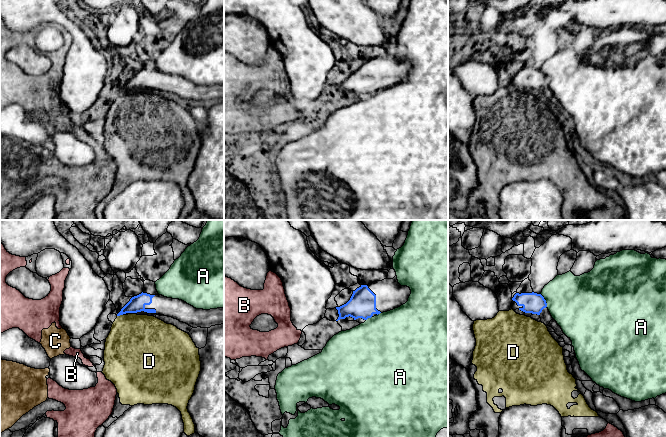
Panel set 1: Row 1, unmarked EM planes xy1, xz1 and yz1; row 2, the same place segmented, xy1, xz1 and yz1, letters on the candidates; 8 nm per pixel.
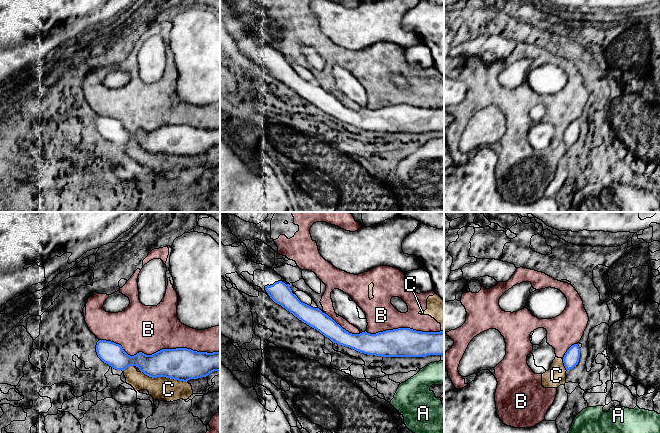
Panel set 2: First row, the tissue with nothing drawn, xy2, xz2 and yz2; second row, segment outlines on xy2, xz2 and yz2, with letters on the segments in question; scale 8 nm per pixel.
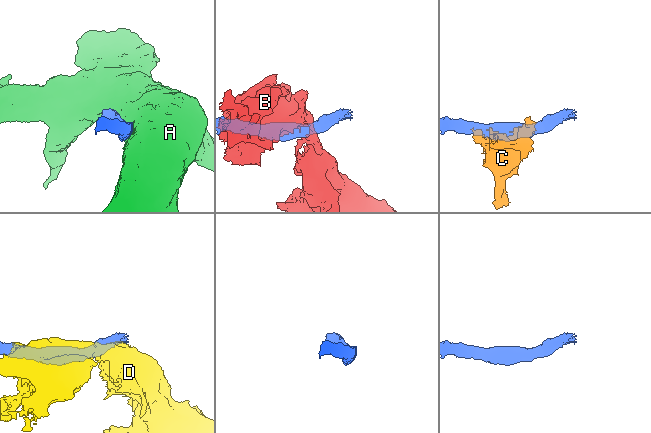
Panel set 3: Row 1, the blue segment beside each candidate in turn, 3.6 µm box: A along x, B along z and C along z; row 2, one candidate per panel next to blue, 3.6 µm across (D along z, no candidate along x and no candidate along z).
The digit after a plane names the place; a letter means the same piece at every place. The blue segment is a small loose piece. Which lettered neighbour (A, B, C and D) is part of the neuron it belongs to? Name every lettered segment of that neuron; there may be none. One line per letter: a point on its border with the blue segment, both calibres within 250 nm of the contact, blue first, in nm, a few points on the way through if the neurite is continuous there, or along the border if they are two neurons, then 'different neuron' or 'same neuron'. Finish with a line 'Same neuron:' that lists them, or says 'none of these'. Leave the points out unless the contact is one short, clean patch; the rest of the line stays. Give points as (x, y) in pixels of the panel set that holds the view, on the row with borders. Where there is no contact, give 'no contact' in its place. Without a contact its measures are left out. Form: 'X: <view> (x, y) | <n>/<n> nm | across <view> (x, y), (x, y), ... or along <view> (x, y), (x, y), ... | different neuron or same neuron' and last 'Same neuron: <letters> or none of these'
A: yz1 (545, 300) | 170/440 nm | different neuron
B: xy2 (179, 348) | 260/360 nm | different neuron
C: xy2 (163, 376) | 260/180 nm | different neuron
D: xy1 (119, 315) | 130/440 nm | along xy1 (122, 314), (117, 316) | different neuron
Same neuron: none of these

